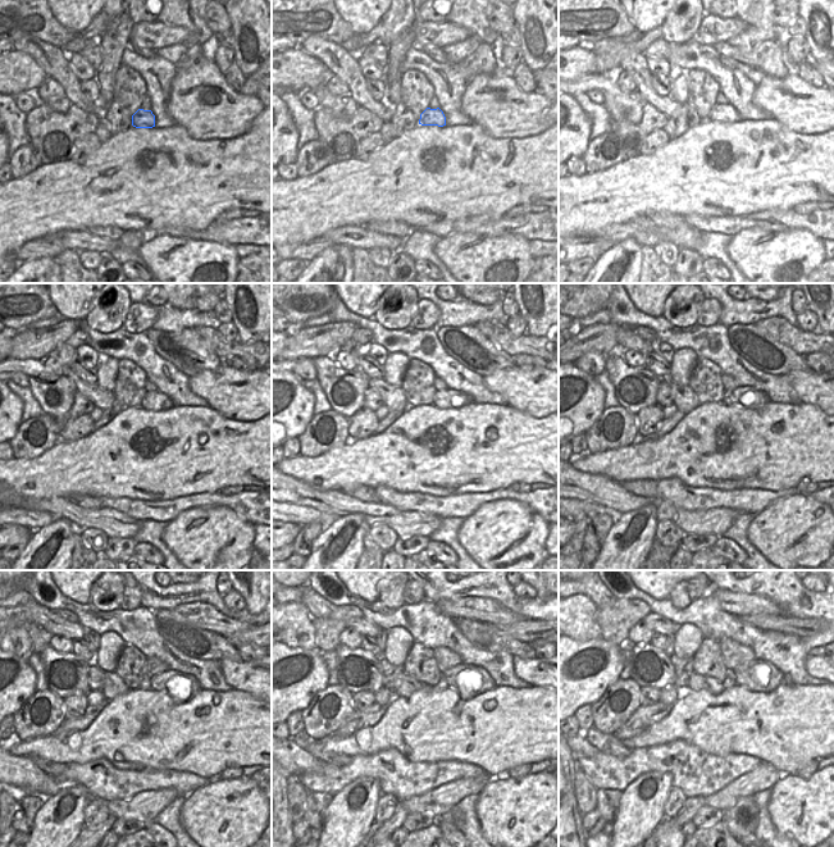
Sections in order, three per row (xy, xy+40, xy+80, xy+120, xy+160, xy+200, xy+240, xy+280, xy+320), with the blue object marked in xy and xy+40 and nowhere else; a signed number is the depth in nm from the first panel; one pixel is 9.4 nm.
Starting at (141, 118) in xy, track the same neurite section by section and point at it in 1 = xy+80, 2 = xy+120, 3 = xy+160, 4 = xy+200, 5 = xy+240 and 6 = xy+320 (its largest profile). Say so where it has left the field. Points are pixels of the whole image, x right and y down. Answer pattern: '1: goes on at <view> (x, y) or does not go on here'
1: goes on at xy+80 (724, 113)
2: goes on at xy+120 (153, 400)
3: goes on at xy+160 (445, 399)
4: goes on at xy+200 (730, 396)
5: goes on at xy+240 (171, 679)
6: goes on at xy+320 (753, 678)

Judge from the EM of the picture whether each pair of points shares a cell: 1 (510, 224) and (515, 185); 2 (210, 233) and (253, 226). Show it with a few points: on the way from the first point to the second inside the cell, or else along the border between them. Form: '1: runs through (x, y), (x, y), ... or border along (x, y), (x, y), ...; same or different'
1: border along (472, 217), (502, 218); different
2: runs through (220, 232), (242, 231); same

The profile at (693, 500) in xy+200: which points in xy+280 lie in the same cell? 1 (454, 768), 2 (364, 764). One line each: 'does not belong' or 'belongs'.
1: belongs
2: belongs

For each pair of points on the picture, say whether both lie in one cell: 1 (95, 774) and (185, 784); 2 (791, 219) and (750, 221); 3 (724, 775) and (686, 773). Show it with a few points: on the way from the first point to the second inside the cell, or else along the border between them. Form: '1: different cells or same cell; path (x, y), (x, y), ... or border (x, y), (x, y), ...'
1: same cell; path (117, 781), (163, 781)
2: same cell; path (780, 219), (760, 219)
3: same cell; path (715, 773), (694, 773)

